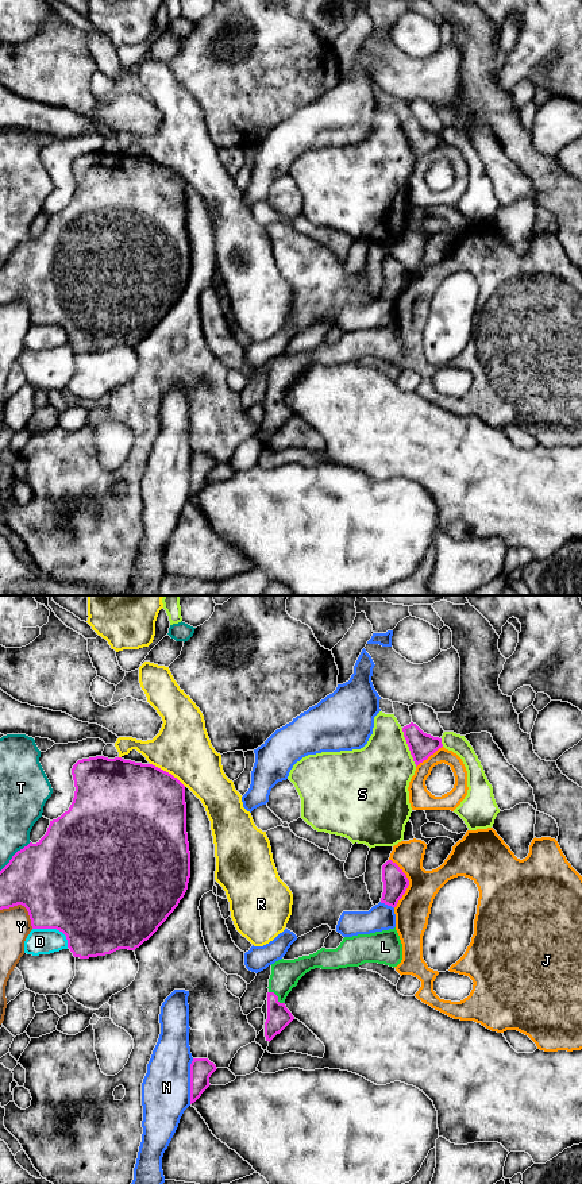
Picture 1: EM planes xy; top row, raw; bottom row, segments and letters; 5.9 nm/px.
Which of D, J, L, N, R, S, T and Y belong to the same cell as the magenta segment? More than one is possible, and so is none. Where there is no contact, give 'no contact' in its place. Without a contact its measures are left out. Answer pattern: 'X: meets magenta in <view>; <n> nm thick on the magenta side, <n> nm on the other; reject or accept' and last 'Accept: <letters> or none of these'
D: meets magenta in xy; 500 nm thick on the magenta side, 160 nm on the other; reject
J: meets magenta in xy; 140 nm thick on the magenta side, 200 nm on the other; reject
L: meets magenta in xy; 140 nm thick on the magenta side, 180 nm on the other; accept
N: meets magenta in xy; 130 nm thick on the magenta side, 280 nm on the other; reject
R: meets magenta in xy; 500 nm thick on the magenta side, 340 nm on the other; reject
S: meets magenta in xy; 160 nm thick on the magenta side, 380 nm on the other; reject
T: meets magenta in xy; 440 nm thick on the magenta side, 220 nm on the other; reject
Y: meets magenta in xy; 500 nm thick on the magenta side, 190 nm on the other; reject
Accept: L

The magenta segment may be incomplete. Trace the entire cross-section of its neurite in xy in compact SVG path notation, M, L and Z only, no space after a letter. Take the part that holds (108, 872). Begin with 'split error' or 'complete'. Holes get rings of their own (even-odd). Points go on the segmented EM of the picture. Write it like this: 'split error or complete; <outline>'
complete; M96 756L96 757L78 760L72 768L72 775L73 775L76 791L74 791L74 798L73 798L73 802L72 802L69 810L65 811L57 819L50 821L46 834L36 844L30 842L27 846L18 851L12 856L9 863L0 871L0 910L9 909L9 907L14 907L18 905L24 906L28 911L32 929L57 929L57 930L62 932L66 936L68 948L70 949L70 952L73 953L74 957L89 959L89 957L105 956L105 954L111 954L119 949L135 950L144 941L147 941L158 930L158 927L167 919L167 917L178 906L180 900L184 898L184 895L188 890L188 883L189 883L189 878L190 878L190 852L189 852L189 842L188 842L188 833L186 833L185 786L177 778L174 778L171 774L169 774L153 764L135 763L131 760L124 760L122 757L108 759L104 756Z

